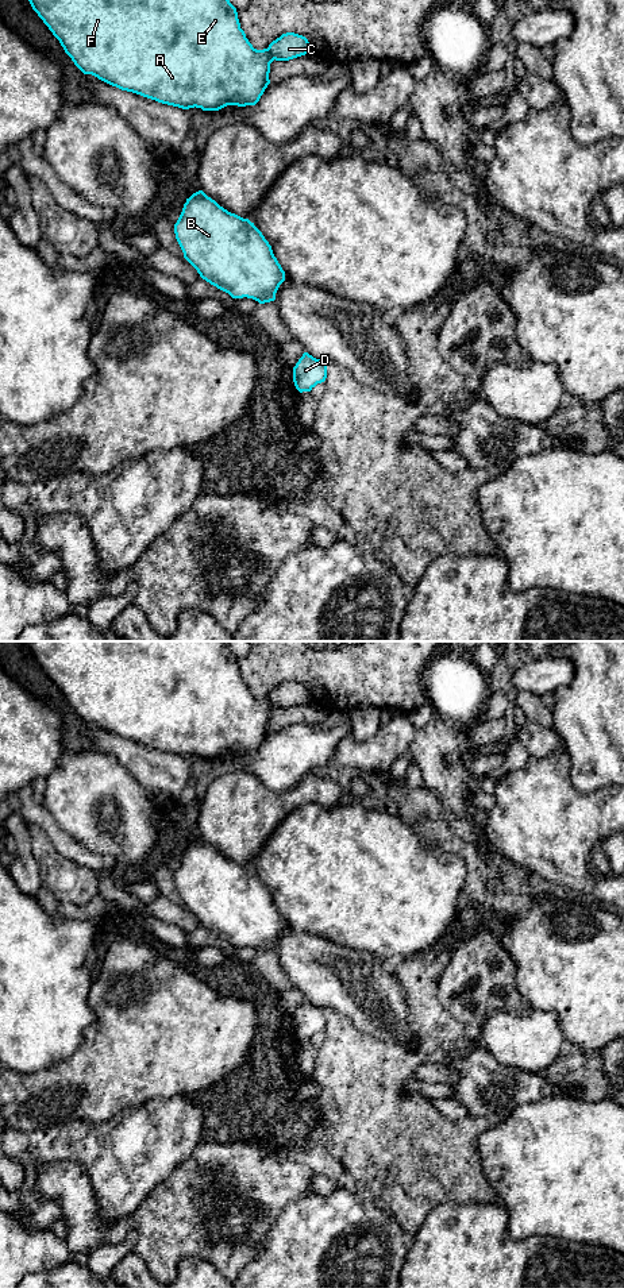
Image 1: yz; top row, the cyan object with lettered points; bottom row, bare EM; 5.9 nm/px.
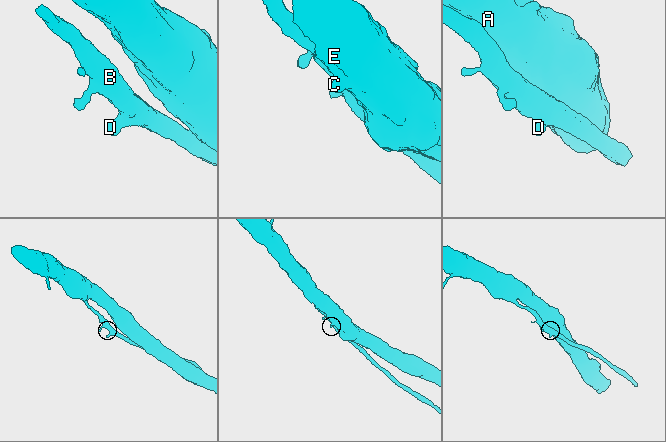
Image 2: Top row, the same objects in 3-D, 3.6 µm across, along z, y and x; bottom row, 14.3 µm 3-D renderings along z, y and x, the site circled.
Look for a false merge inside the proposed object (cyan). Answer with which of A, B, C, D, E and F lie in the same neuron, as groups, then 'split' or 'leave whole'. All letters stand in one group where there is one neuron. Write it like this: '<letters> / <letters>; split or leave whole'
A B C D E F; leave whole

